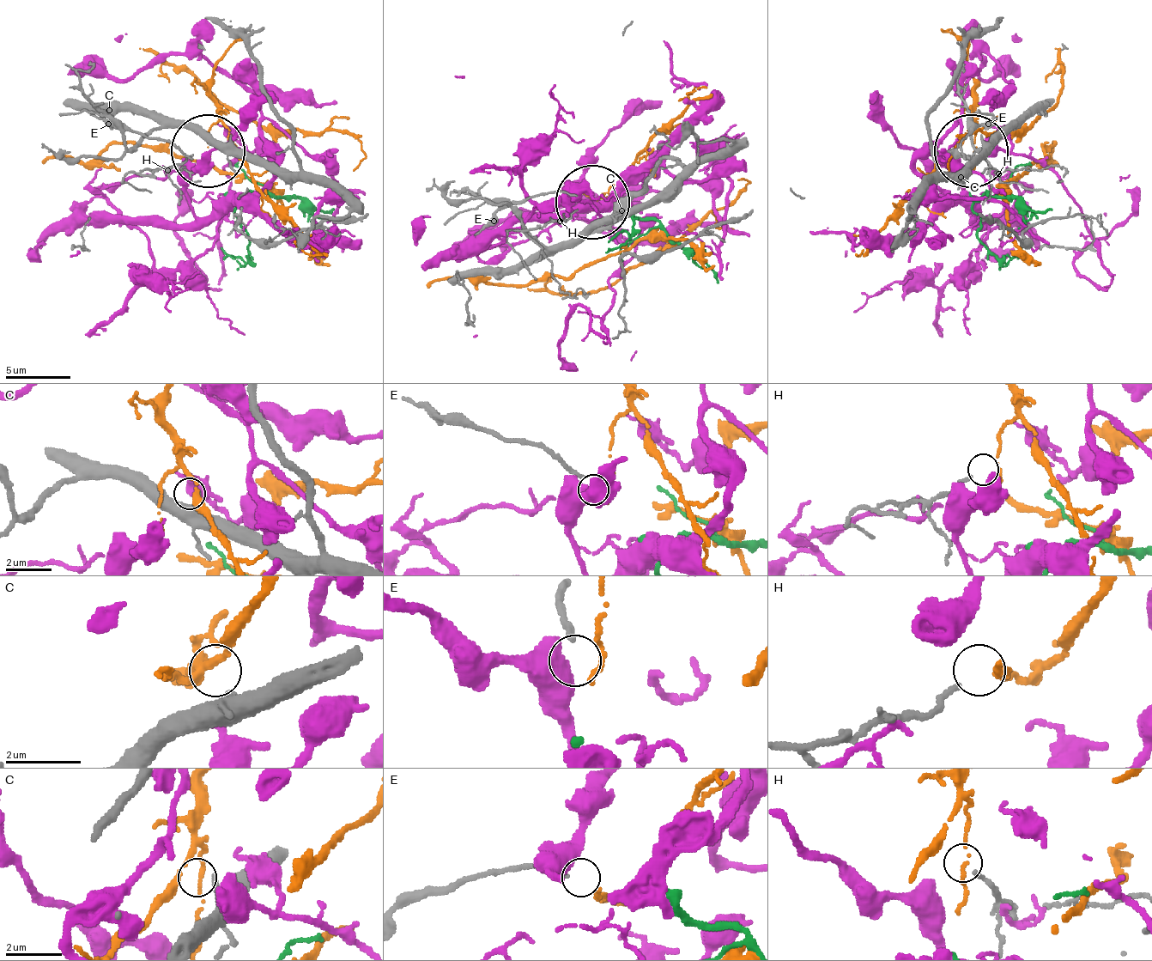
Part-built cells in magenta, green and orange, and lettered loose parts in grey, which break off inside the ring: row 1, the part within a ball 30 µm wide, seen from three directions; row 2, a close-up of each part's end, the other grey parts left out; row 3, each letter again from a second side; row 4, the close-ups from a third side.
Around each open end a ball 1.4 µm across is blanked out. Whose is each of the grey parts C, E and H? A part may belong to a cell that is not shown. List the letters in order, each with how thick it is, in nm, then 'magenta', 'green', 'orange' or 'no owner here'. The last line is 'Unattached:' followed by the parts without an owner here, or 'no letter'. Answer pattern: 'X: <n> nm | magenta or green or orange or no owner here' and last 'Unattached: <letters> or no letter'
C: 500 nm | no owner here
E: 150 nm | no owner here
H: 140 nm | no owner here
Unattached: C, E, H

